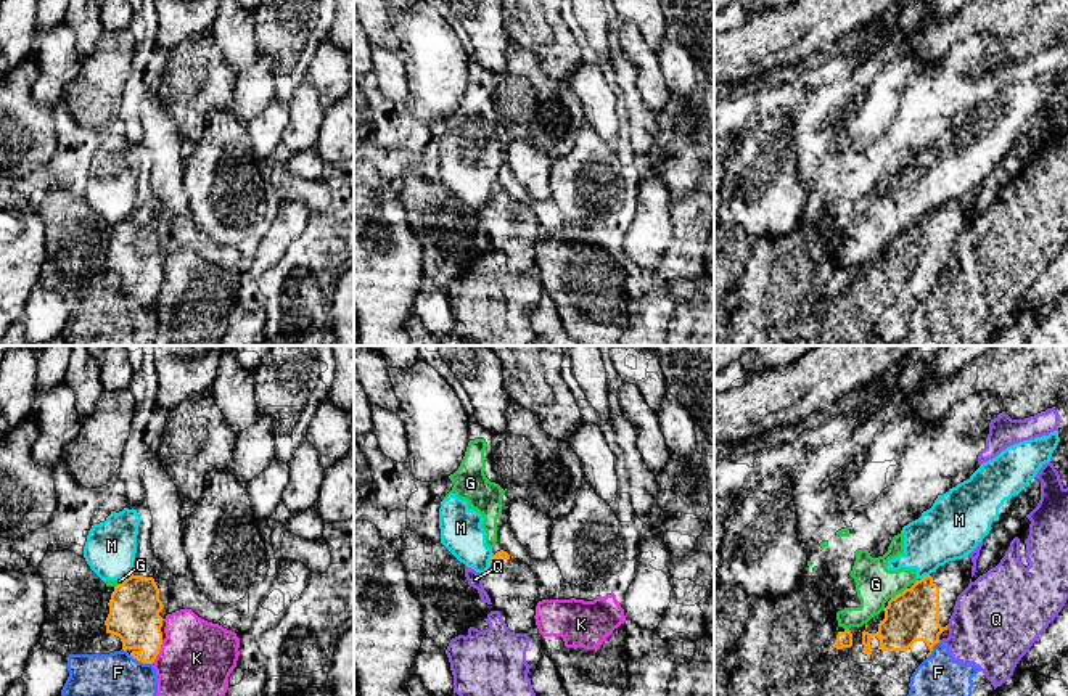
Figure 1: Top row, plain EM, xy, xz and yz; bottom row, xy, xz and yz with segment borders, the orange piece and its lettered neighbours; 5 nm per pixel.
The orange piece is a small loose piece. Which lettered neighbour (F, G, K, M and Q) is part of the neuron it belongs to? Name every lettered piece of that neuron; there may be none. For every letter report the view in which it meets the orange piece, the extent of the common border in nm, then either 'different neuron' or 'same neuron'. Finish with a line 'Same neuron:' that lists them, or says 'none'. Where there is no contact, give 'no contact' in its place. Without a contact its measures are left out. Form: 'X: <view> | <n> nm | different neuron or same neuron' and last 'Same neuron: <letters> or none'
F: xy | 130 nm | different neuron
G: yz | 100 nm | different neuron
K: xy | 120 nm | different neuron
M: xz | 70 nm | different neuron
Q: yz | 30 nm | different neuron
Same neuron: none

